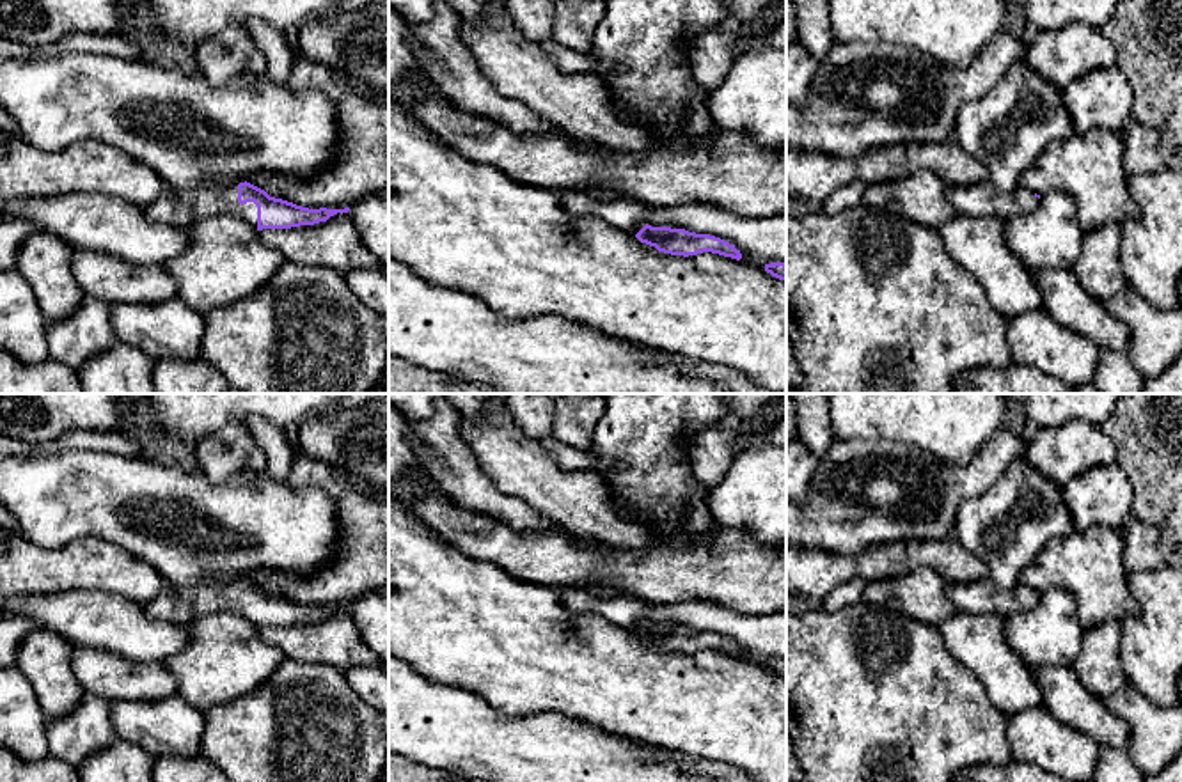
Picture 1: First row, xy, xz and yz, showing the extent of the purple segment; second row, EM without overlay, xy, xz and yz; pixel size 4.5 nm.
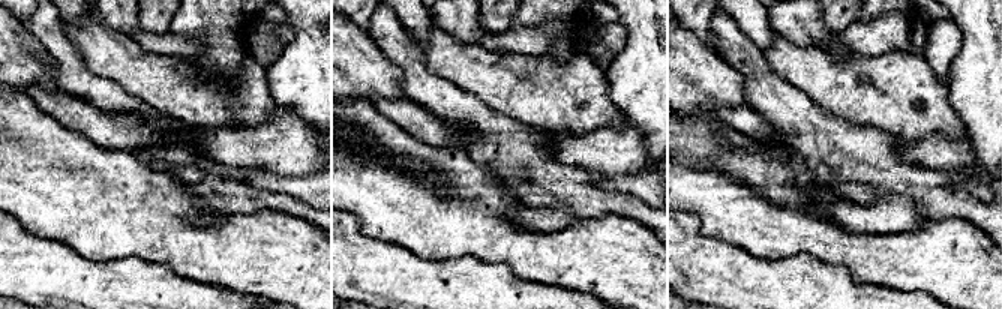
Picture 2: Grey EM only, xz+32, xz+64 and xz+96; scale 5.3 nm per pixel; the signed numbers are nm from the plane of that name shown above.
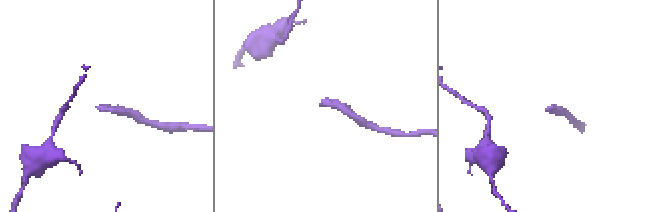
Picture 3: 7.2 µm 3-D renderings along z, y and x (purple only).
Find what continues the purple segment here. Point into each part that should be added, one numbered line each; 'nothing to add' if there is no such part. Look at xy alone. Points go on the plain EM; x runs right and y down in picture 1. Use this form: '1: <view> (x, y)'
1: xy (176, 605)

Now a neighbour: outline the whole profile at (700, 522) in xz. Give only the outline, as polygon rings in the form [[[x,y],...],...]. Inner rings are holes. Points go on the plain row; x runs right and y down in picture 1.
[[[699,486],[696,491],[696,498],[692,500],[692,509],[687,518],[687,530],[692,539],[703,539],[715,528],[715,520],[708,509],[708,500],[705,498],[706,488]]]

